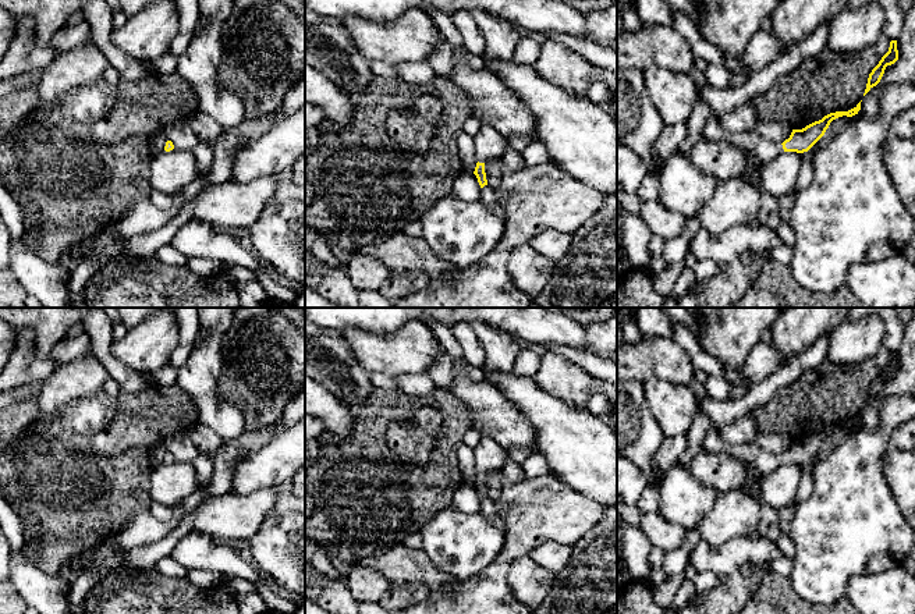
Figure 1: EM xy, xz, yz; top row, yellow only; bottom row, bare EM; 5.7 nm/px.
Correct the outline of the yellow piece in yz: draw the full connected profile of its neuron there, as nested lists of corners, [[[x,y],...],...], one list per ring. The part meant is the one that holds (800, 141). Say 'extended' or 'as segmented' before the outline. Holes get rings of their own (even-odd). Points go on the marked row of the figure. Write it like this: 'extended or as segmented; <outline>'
extended; [[[861,102],[848,111],[836,111],[824,116],[822,120],[806,125],[802,129],[792,129],[788,139],[783,143],[762,138],[755,128],[744,131],[726,129],[717,117],[710,117],[701,131],[701,138],[707,141],[723,141],[749,150],[762,164],[772,162],[781,152],[808,152],[826,132],[830,123],[838,117],[852,117],[861,110]]]

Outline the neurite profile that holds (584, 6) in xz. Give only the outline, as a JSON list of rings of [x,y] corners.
[[[561,0],[563,3],[577,8],[582,14],[602,10],[610,6],[614,0]]]

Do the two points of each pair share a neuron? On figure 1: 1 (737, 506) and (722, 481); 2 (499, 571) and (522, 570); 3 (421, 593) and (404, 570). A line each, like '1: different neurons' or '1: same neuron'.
1: different neurons
2: different neurons
3: different neurons

